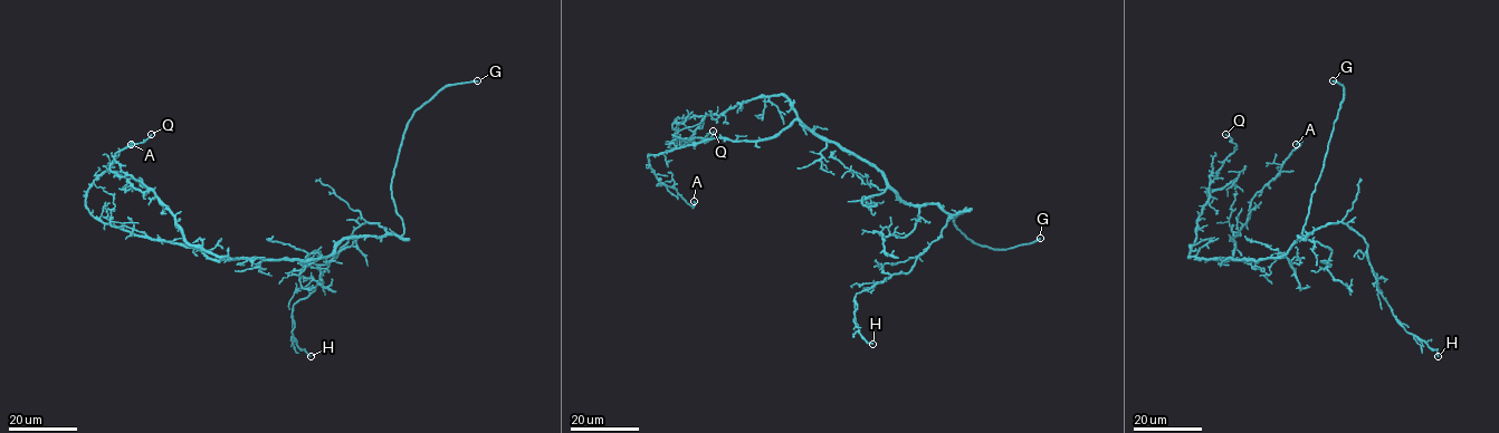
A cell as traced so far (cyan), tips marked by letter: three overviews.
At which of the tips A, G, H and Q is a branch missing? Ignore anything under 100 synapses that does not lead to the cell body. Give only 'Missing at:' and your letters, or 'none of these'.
Missing at: G

